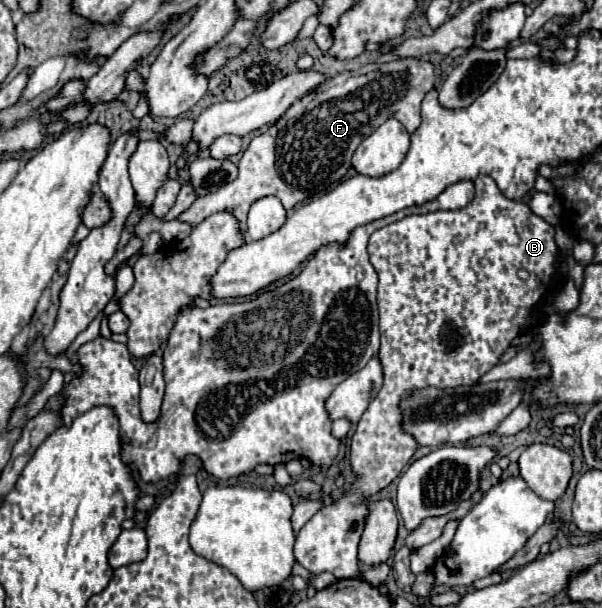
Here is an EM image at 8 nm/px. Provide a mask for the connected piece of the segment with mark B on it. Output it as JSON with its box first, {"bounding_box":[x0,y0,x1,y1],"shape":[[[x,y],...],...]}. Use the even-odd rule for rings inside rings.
{"bounding_box":[295,176,559,580],"shape":[[[479,176],[475,180],[475,196],[461,210],[407,216],[391,226],[375,230],[369,240],[369,258],[379,274],[379,360],[385,382],[377,398],[361,416],[351,438],[349,464],[355,474],[353,484],[341,496],[335,496],[329,504],[325,504],[299,530],[295,542],[295,558],[301,566],[315,574],[331,572],[339,580],[361,576],[357,548],[369,516],[367,504],[371,502],[371,496],[379,494],[401,474],[403,466],[419,448],[415,436],[403,430],[403,410],[399,404],[409,398],[413,390],[423,390],[429,386],[475,386],[483,374],[499,364],[501,354],[509,350],[517,336],[535,336],[541,320],[537,306],[549,290],[557,288],[559,280],[559,248],[555,244],[555,228],[533,214],[527,204],[503,196],[495,180],[489,176]],[[429,314],[435,314],[435,320],[429,320]]]}

